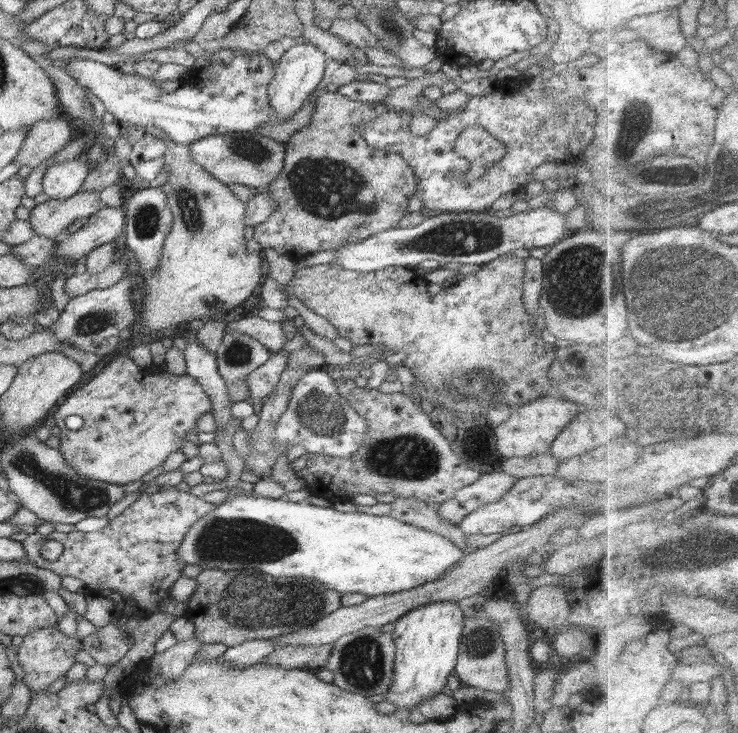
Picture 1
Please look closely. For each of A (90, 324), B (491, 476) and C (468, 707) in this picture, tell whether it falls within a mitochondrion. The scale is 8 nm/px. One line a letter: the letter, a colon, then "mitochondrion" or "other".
A: mitochondrion
B: other
C: other

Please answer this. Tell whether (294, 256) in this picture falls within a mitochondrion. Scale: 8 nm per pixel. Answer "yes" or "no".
no

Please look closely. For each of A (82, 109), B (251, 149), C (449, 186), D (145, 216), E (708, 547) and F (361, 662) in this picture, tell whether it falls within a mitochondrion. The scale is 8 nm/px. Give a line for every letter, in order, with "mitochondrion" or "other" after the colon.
A: other
B: mitochondrion
C: other
D: mitochondrion
E: mitochondrion
F: mitochondrion

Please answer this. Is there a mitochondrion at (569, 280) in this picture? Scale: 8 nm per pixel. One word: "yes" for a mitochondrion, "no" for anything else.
yes

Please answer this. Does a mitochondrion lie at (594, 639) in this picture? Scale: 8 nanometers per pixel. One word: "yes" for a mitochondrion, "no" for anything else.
no

